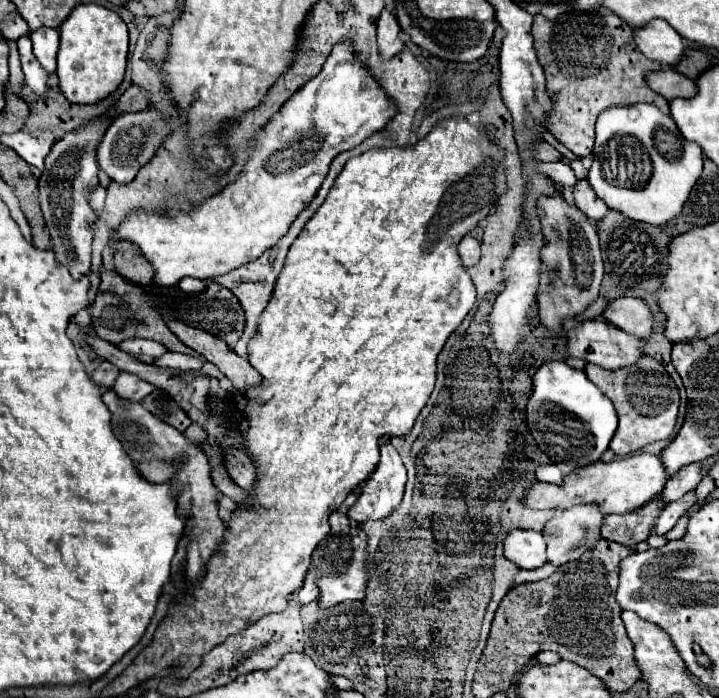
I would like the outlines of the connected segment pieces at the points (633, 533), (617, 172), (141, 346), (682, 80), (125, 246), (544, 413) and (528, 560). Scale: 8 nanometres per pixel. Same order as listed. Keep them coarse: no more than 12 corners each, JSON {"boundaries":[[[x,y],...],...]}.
{"boundaries":[[[666,502],[638,514],[606,516],[602,538],[634,548],[646,540]],[[656,106],[598,116],[588,182],[662,226],[682,212],[700,146]],[[128,338],[116,344],[134,356],[160,358],[166,348],[154,340]],[[670,68],[650,72],[646,82],[668,102],[692,98],[698,86]],[[114,242],[116,272],[150,286],[152,266],[130,242]],[[538,368],[526,422],[554,464],[600,460],[618,416],[584,372]],[[512,530],[504,556],[524,570],[546,564],[536,530]]]}

